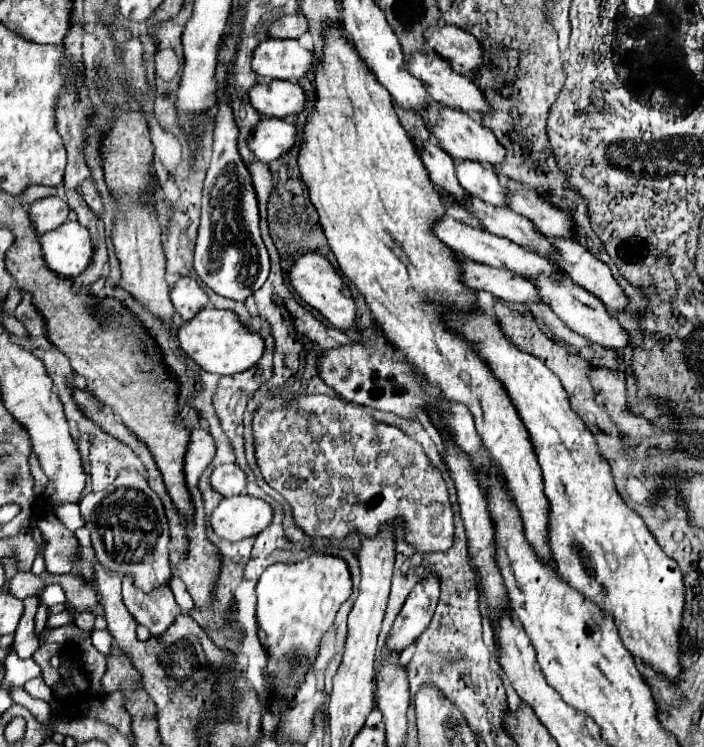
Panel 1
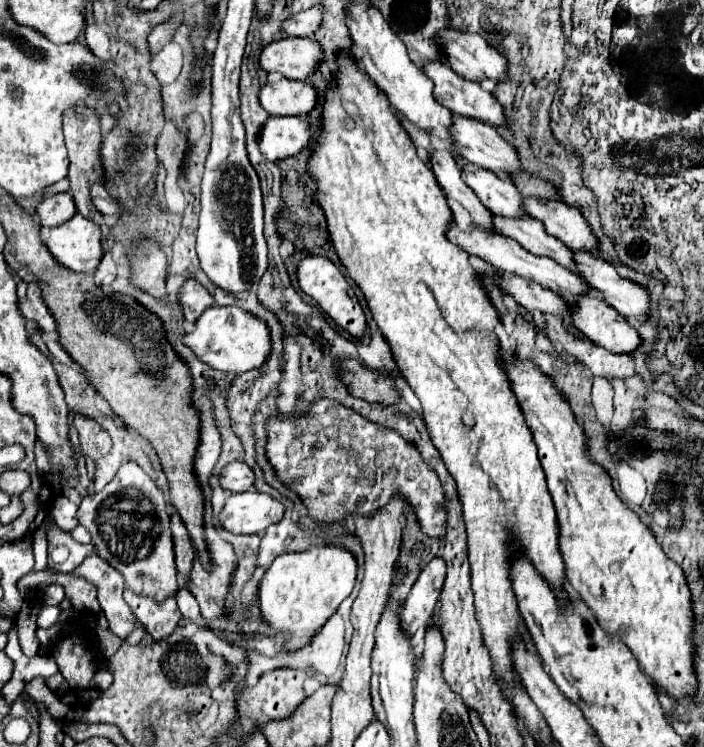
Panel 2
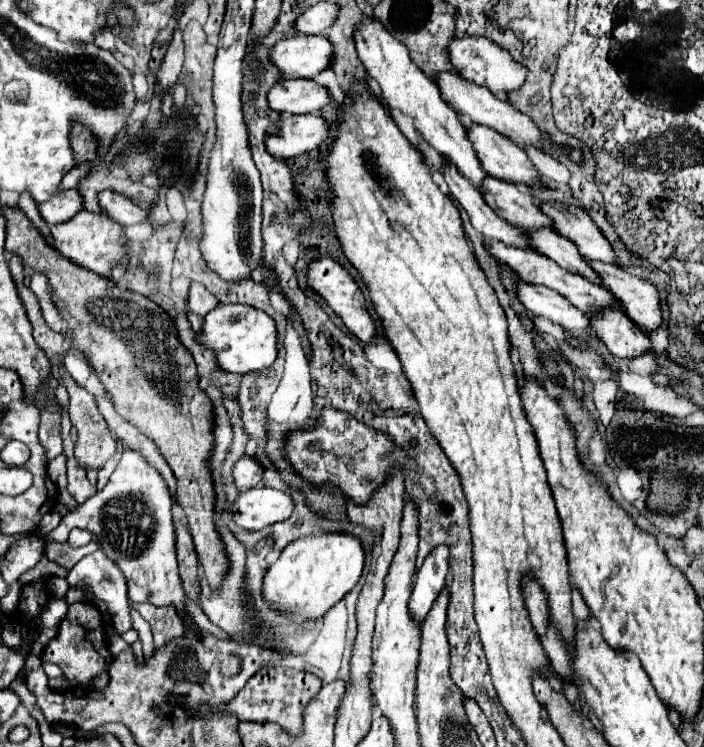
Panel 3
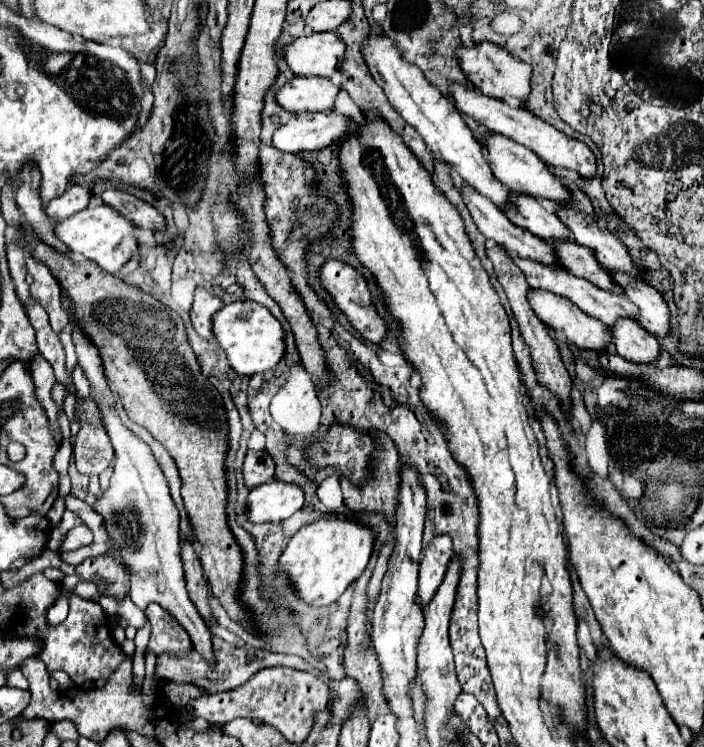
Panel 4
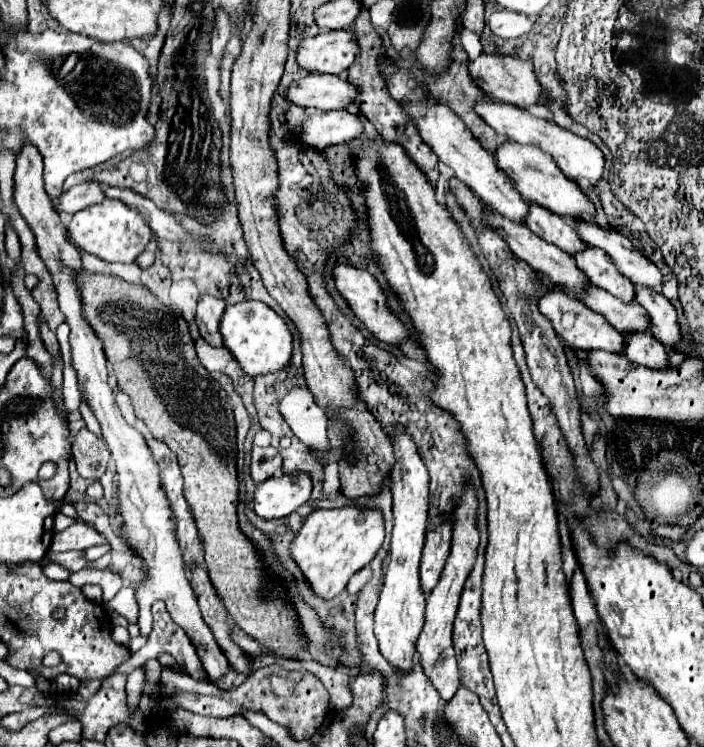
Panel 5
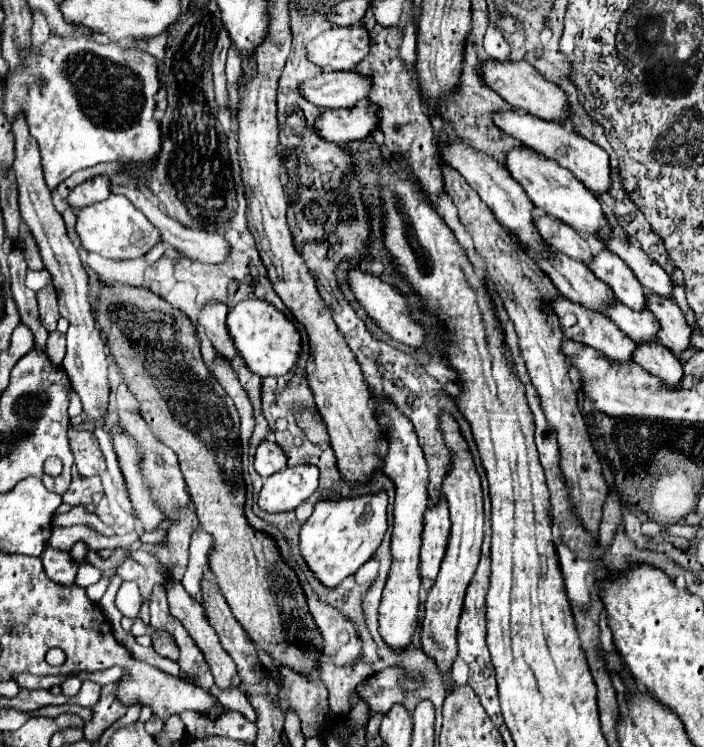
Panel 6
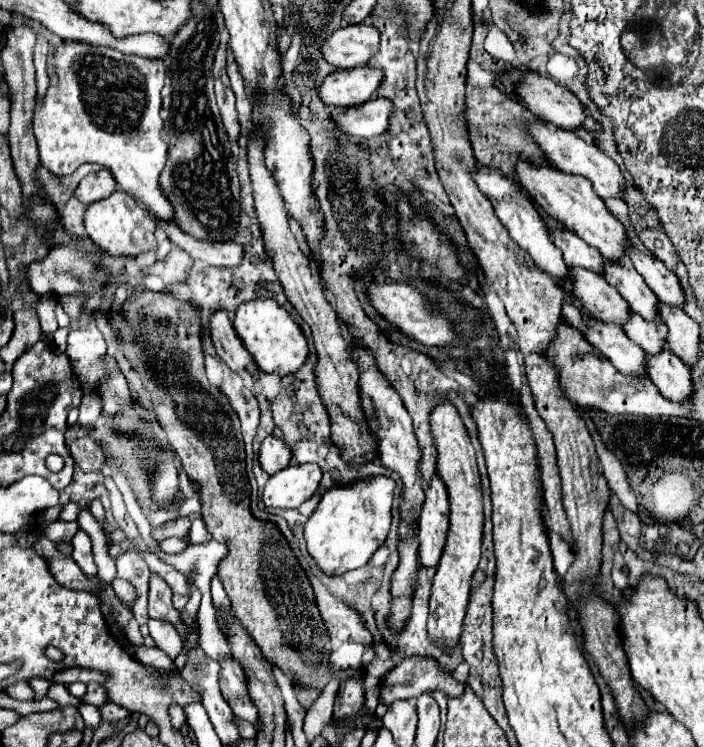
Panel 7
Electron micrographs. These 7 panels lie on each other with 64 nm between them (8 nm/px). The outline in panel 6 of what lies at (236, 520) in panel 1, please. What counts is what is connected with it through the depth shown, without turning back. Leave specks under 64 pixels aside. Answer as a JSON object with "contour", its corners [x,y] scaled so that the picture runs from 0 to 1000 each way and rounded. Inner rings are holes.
{"contour":[[[426,621],[381,637],[366,661],[366,677],[378,685],[420,683],[449,659],[452,635],[449,624]]]}

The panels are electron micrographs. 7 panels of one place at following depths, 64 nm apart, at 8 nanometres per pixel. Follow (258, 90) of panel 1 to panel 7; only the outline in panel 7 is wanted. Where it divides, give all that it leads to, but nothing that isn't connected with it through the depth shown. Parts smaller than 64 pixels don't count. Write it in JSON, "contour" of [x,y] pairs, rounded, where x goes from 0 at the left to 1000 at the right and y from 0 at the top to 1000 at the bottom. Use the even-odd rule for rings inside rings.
{"contour":[[[509,88],[500,94],[477,94],[463,102],[460,112],[452,118],[455,131],[472,142],[506,142],[534,129],[545,107],[545,94],[526,88]]]}

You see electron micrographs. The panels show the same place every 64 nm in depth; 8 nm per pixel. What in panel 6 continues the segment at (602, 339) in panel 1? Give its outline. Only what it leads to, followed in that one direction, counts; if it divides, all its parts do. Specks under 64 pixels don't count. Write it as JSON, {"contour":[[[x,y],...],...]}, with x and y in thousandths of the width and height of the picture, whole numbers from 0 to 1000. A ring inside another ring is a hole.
{"contour":[[[938,458],[906,461],[901,485],[912,490],[920,501],[932,503],[949,522],[963,522],[972,509],[969,485]]]}

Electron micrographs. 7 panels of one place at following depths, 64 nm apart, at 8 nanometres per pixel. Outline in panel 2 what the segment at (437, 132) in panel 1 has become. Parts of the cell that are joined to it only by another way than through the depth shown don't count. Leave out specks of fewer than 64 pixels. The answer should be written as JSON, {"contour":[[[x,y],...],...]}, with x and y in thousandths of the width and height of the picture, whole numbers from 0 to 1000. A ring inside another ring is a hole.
{"contour":[[[645,155],[642,179],[651,185],[659,212],[688,228],[710,236],[730,236],[741,230],[736,201],[722,193],[699,169]]]}

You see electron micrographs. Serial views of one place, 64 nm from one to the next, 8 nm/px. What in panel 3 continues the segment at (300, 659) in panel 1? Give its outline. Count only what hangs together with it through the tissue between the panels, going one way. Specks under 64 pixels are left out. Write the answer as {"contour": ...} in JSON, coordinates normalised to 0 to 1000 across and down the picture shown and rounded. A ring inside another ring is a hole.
{"contour":[[[455,712],[412,726],[375,774],[375,801],[398,817],[418,819],[418,830],[460,825],[514,771],[517,728],[494,712]]]}

